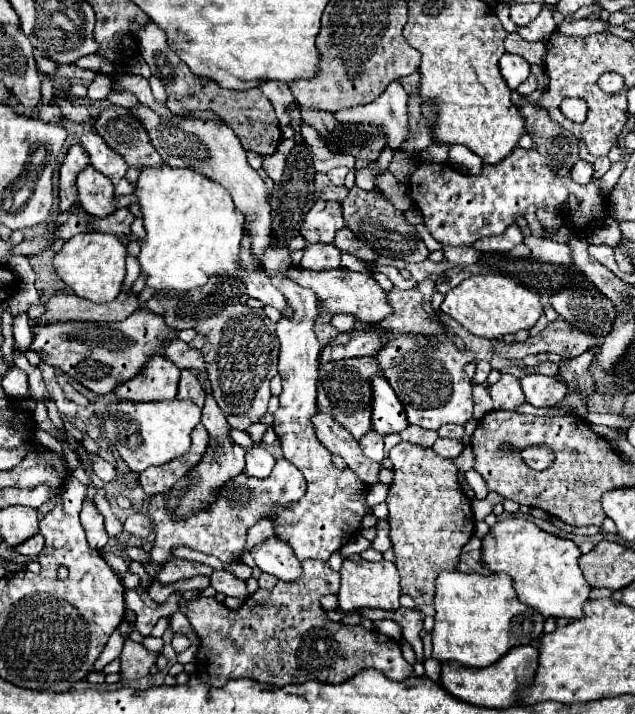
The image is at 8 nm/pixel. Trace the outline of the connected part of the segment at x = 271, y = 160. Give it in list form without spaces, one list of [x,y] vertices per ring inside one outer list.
[[[277,151],[269,157],[263,157],[263,169],[273,179],[273,183],[279,183],[281,175],[283,175],[283,169],[285,169],[285,155]]]

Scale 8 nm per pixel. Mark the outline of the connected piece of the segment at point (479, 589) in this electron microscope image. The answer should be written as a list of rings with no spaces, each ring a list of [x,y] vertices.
[[[445,571],[437,577],[435,583],[437,615],[431,635],[433,657],[437,661],[459,661],[467,667],[487,667],[517,645],[537,643],[543,633],[545,617],[515,597],[513,581],[505,573],[469,575],[459,571]]]

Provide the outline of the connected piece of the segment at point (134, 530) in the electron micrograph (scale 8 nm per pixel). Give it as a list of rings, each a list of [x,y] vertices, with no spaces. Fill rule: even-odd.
[[[133,513],[133,515],[125,521],[125,531],[131,533],[133,537],[145,541],[145,539],[151,535],[151,531],[153,531],[153,523],[151,523],[151,519],[149,519],[147,515],[143,515],[143,513]]]

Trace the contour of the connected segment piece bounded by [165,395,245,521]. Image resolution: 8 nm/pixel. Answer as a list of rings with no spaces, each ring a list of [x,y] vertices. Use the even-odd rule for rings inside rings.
[[[207,395],[207,401],[205,401],[205,407],[203,407],[203,425],[209,433],[209,447],[205,449],[201,461],[197,463],[197,467],[189,469],[173,487],[171,487],[171,493],[169,495],[169,501],[165,503],[167,505],[167,511],[173,515],[173,519],[187,519],[189,515],[195,515],[197,511],[203,511],[203,509],[209,509],[211,503],[217,499],[217,493],[219,489],[229,481],[233,479],[235,475],[239,475],[243,469],[245,469],[245,449],[235,445],[229,437],[229,423],[225,419],[225,415],[221,413],[221,409],[217,407],[215,399],[211,395]]]

